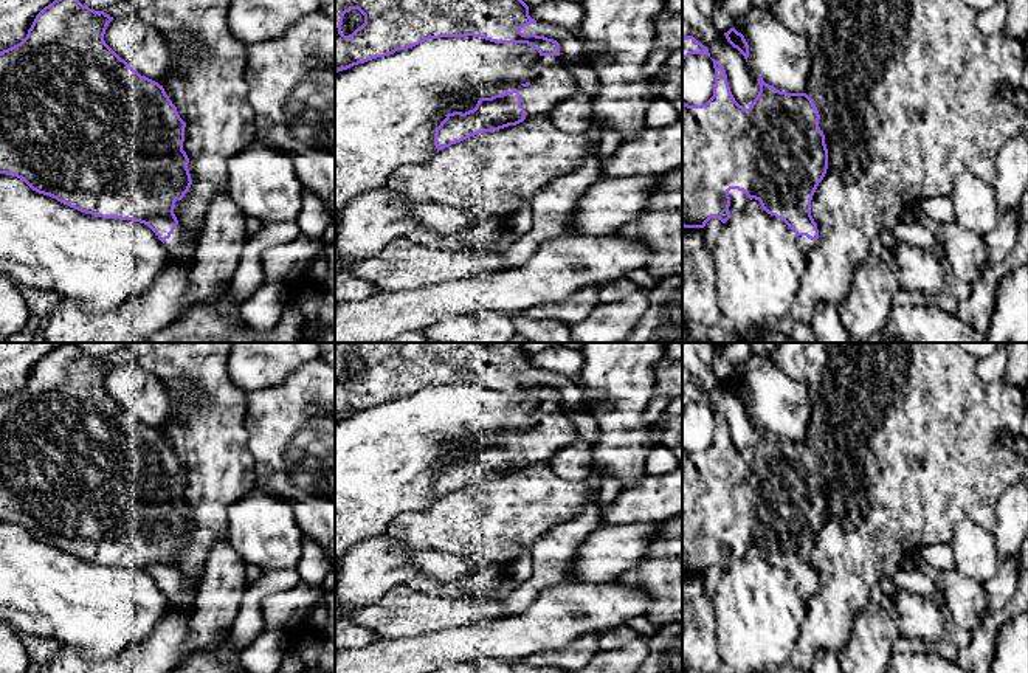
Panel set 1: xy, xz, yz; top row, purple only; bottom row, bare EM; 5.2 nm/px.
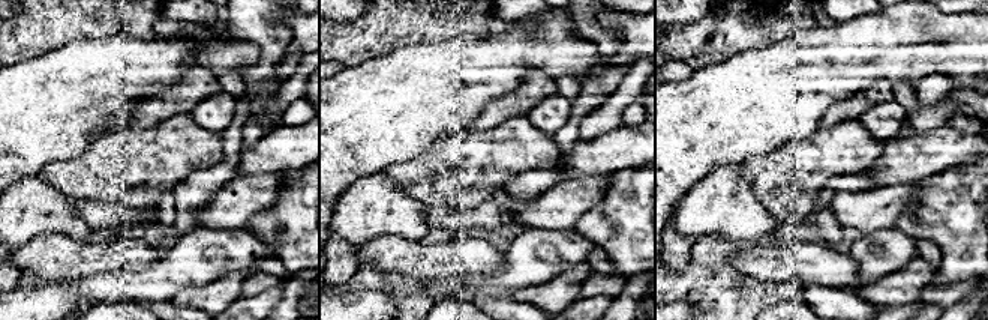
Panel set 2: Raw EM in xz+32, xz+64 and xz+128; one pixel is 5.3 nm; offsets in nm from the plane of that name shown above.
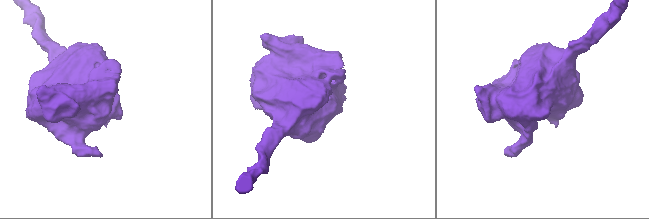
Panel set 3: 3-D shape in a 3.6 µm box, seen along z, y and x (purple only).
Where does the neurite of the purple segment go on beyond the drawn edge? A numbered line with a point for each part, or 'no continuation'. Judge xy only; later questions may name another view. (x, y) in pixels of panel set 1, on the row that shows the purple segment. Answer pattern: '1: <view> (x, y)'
1: xy (182, 244)

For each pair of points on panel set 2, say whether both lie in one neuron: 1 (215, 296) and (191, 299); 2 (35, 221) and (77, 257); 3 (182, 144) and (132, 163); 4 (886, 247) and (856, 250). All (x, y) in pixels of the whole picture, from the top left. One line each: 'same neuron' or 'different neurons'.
1: same neuron
2: different neurons
3: same neuron
4: same neuron

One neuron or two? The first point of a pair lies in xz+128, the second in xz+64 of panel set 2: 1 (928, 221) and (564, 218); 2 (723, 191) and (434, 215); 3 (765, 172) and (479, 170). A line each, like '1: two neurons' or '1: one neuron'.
1: two neurons
2: two neurons
3: one neuron

